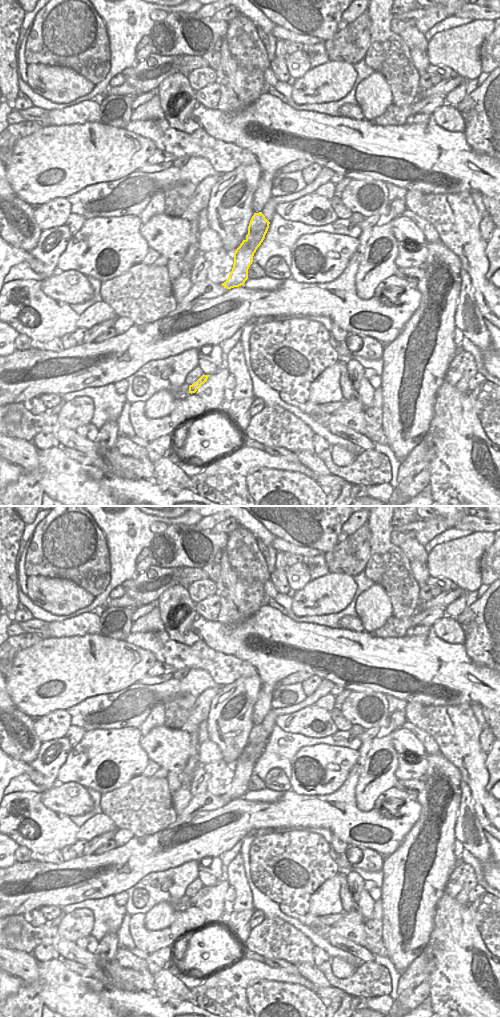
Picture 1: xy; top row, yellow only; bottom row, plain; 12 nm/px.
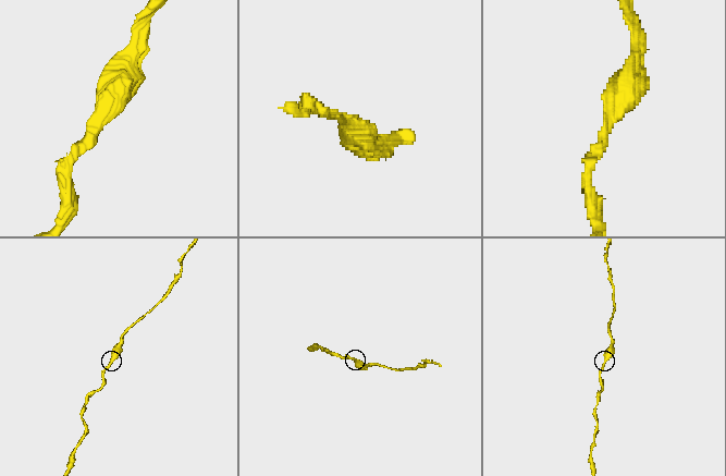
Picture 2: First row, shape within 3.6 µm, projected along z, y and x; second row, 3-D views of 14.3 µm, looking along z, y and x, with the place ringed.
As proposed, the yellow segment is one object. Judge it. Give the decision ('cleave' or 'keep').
keep

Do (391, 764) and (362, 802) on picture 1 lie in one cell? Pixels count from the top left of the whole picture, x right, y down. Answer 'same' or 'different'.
same

